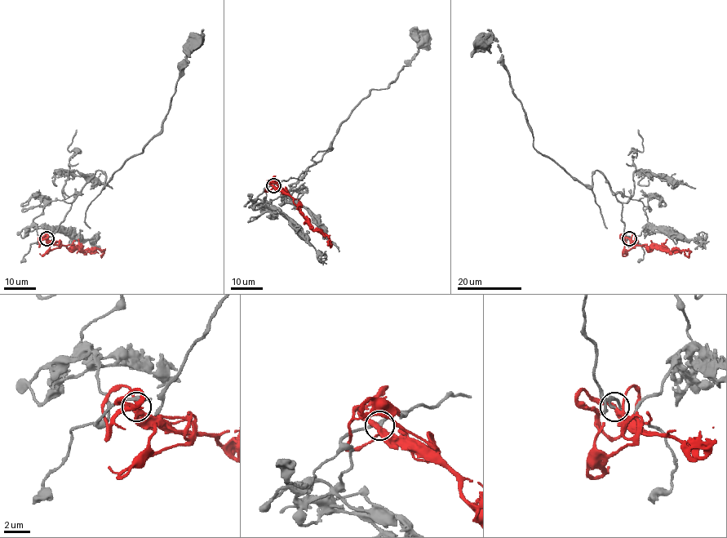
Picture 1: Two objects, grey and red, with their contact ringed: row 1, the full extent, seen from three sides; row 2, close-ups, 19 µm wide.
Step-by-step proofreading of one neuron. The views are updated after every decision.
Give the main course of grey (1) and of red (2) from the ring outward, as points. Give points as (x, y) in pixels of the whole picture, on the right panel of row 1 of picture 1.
1: (629, 238), (647, 221), (643, 204), (615, 193), (597, 170), (584, 185), (538, 152), (498, 42), (481, 41)
2: (629, 238), (634, 244), (643, 246), (661, 247), (664, 251), (679, 249), (689, 256)

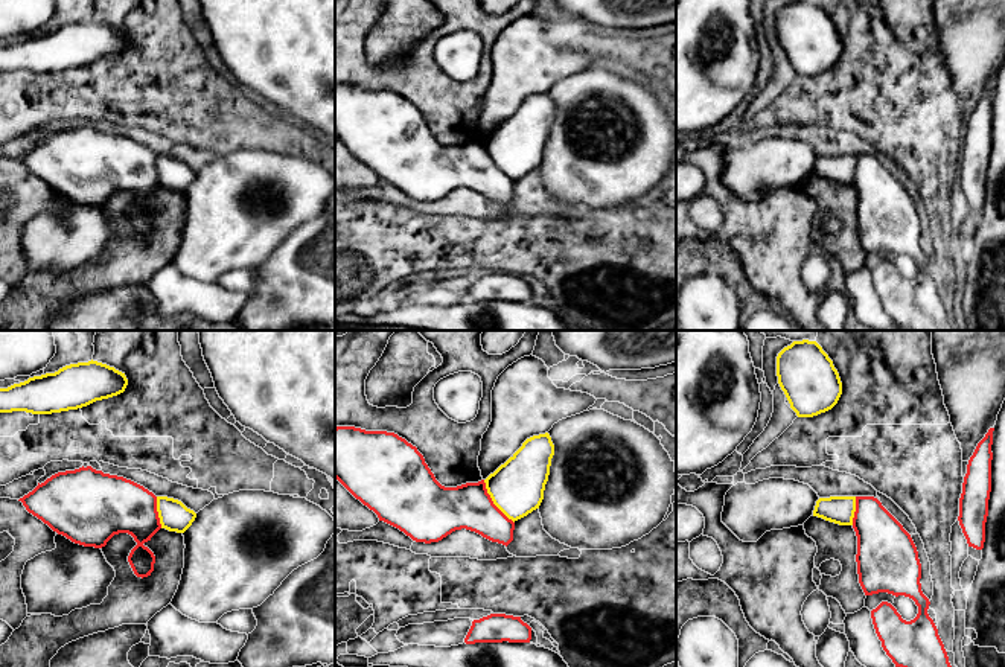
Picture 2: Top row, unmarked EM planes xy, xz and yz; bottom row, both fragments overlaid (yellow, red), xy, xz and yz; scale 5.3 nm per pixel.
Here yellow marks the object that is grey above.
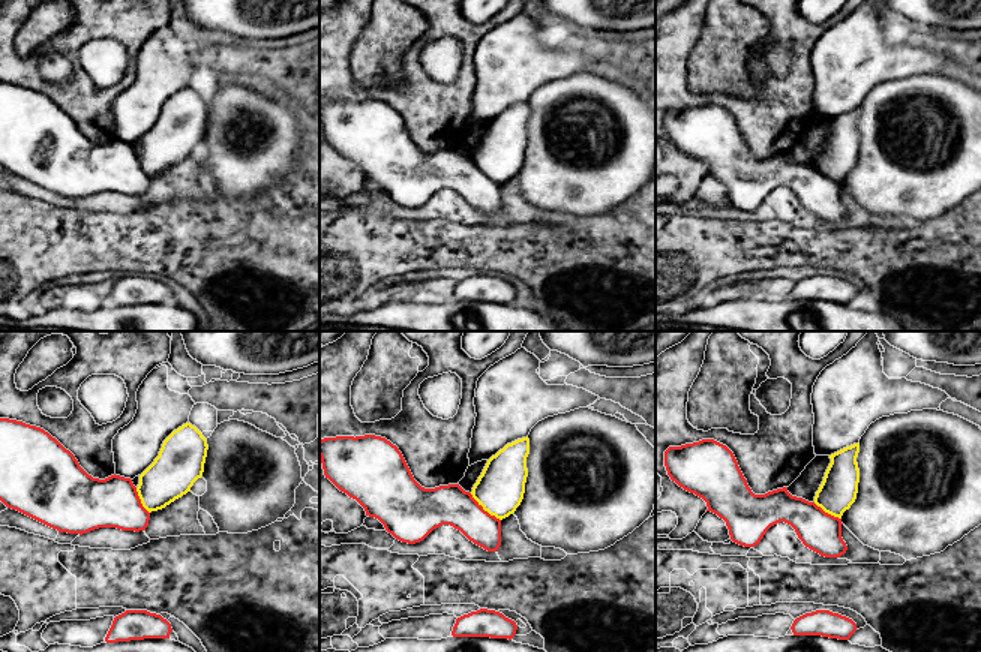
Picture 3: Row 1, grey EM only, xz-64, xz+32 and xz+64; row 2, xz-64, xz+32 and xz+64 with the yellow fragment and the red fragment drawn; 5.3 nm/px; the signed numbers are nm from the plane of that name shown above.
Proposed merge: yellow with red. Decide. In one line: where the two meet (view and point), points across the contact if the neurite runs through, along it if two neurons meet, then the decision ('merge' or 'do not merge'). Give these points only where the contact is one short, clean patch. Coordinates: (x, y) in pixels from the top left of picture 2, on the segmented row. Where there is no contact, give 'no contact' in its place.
xz (492, 500) | across xz (516, 488), (503, 498), (492, 500), (486, 506), (469, 506) | merge

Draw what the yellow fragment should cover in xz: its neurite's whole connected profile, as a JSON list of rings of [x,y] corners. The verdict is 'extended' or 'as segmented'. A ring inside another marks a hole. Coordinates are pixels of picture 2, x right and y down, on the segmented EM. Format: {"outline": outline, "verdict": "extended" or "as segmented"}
{"outline": [[[335,428],[335,478],[364,506],[416,542],[439,542],[455,530],[471,530],[509,545],[515,522],[539,509],[554,445],[548,432],[527,439],[493,474],[478,483],[442,486],[416,446],[394,432]]], "verdict": "extended"}

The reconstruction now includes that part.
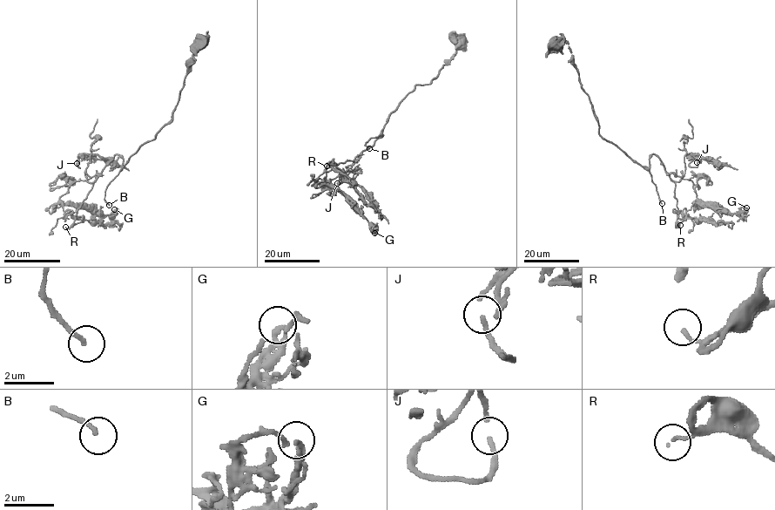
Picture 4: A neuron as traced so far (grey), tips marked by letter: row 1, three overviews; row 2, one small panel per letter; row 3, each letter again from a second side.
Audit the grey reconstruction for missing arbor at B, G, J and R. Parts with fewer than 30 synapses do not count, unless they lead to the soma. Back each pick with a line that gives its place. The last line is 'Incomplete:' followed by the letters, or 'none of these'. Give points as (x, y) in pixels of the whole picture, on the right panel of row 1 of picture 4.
B: at (662, 203)
Incomplete: B

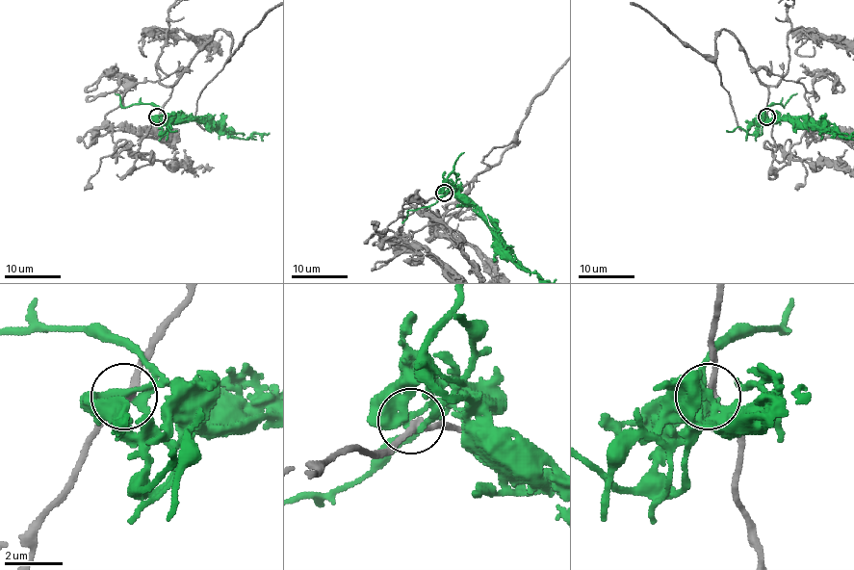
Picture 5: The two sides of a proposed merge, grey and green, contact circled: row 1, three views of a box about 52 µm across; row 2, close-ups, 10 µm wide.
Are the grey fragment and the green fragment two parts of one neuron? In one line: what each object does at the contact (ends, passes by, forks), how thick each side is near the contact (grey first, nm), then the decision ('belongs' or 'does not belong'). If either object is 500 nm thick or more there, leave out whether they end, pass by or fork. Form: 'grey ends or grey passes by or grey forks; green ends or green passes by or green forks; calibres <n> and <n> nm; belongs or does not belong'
grey passes by; green forks; calibres 240 and 240 nm; belongs

